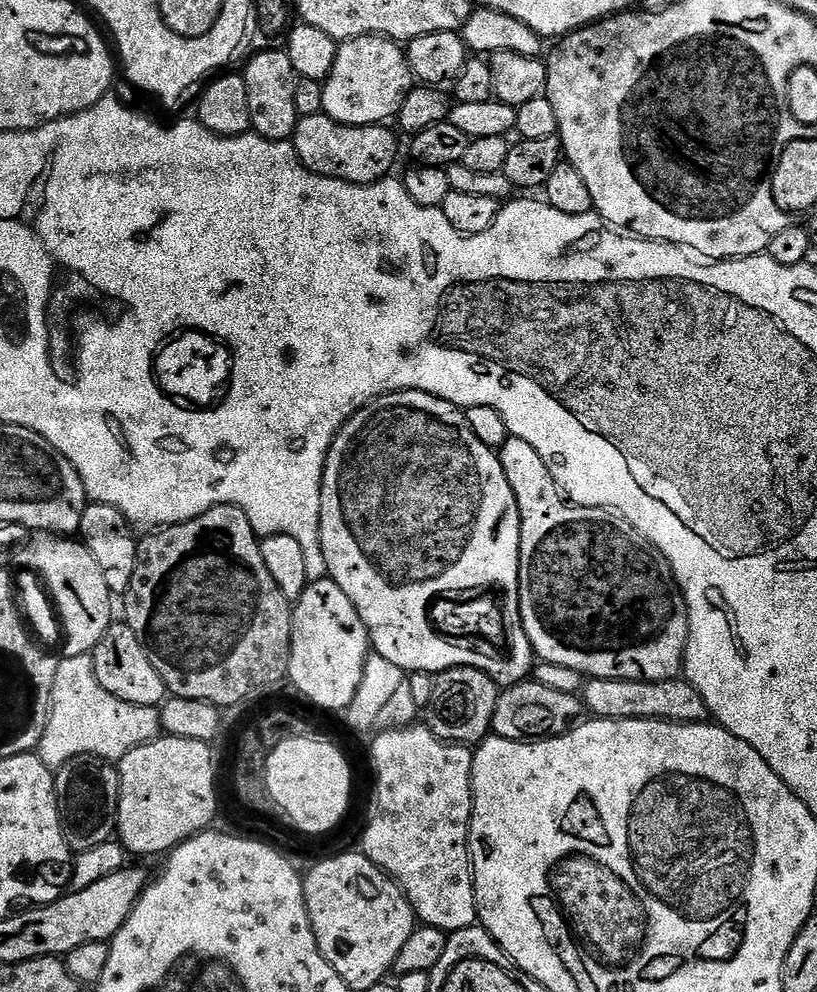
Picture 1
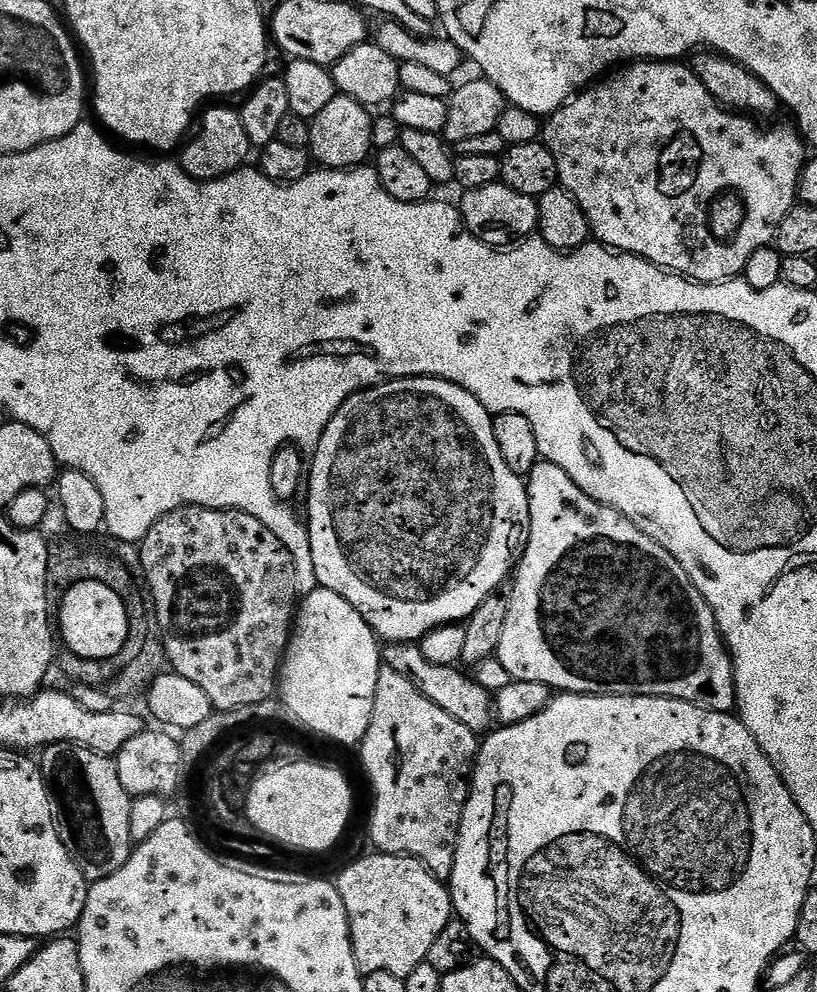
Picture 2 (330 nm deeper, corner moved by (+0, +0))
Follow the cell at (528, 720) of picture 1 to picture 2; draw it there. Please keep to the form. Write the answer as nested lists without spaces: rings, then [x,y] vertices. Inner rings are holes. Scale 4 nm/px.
[[[419,643],[388,644],[383,649],[382,660],[387,668],[394,670],[394,674],[406,678],[406,682],[410,682],[423,696],[430,698],[434,706],[442,706],[442,710],[446,710],[450,718],[458,718],[458,722],[462,722],[462,726],[470,731],[484,734],[493,727],[493,693],[487,692],[474,678],[462,676],[457,667],[434,666],[434,662],[426,662],[426,658],[422,658]]]

